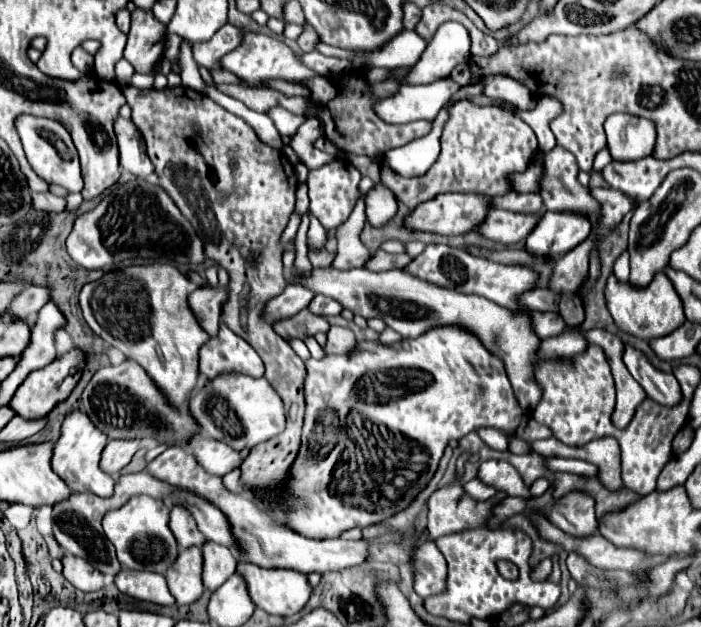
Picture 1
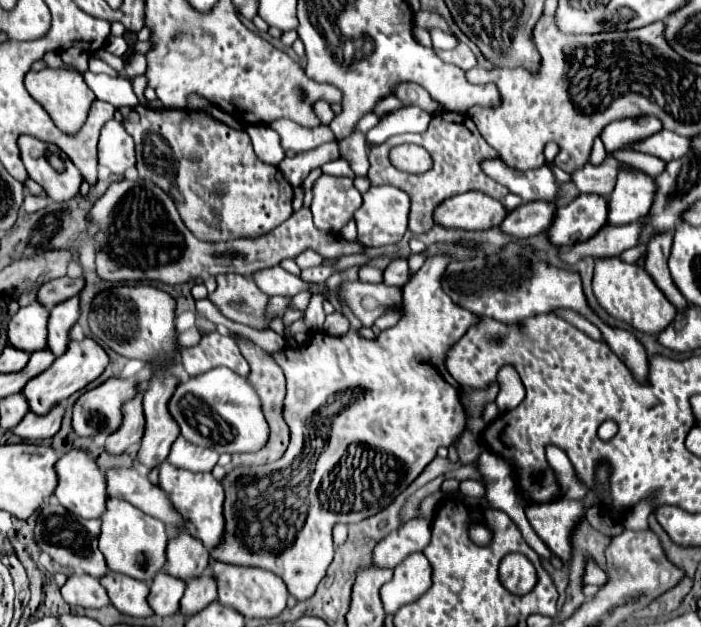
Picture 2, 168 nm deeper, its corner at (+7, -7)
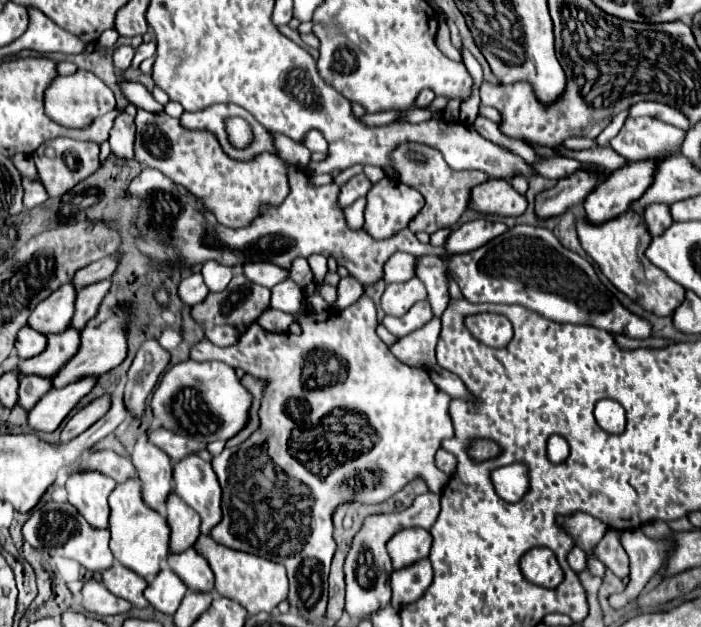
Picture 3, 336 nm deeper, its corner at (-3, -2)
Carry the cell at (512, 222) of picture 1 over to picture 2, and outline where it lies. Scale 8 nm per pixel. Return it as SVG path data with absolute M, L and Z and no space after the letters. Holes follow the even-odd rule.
M533 201L523 203L509 211L501 229L517 239L527 239L539 233L545 233L555 217L555 203L551 201Z

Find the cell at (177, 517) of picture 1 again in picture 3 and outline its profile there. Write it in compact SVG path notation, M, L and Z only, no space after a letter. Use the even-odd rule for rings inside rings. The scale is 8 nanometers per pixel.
M191 546L185 552L169 554L169 568L191 588L197 592L213 590L213 572L209 562Z

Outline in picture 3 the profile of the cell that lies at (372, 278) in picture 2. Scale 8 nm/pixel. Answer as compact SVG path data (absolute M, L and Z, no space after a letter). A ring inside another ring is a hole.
M396 252L385 262L385 282L405 282L415 276L415 256L407 252Z

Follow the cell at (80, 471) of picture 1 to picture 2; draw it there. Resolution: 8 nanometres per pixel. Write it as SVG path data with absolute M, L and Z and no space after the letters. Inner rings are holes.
M75 449L75 451L65 453L57 461L57 475L59 475L59 485L55 489L55 497L59 499L61 505L65 505L65 509L69 509L71 513L75 513L83 519L97 519L103 515L105 501L107 501L105 477L99 471L97 463L85 451Z

